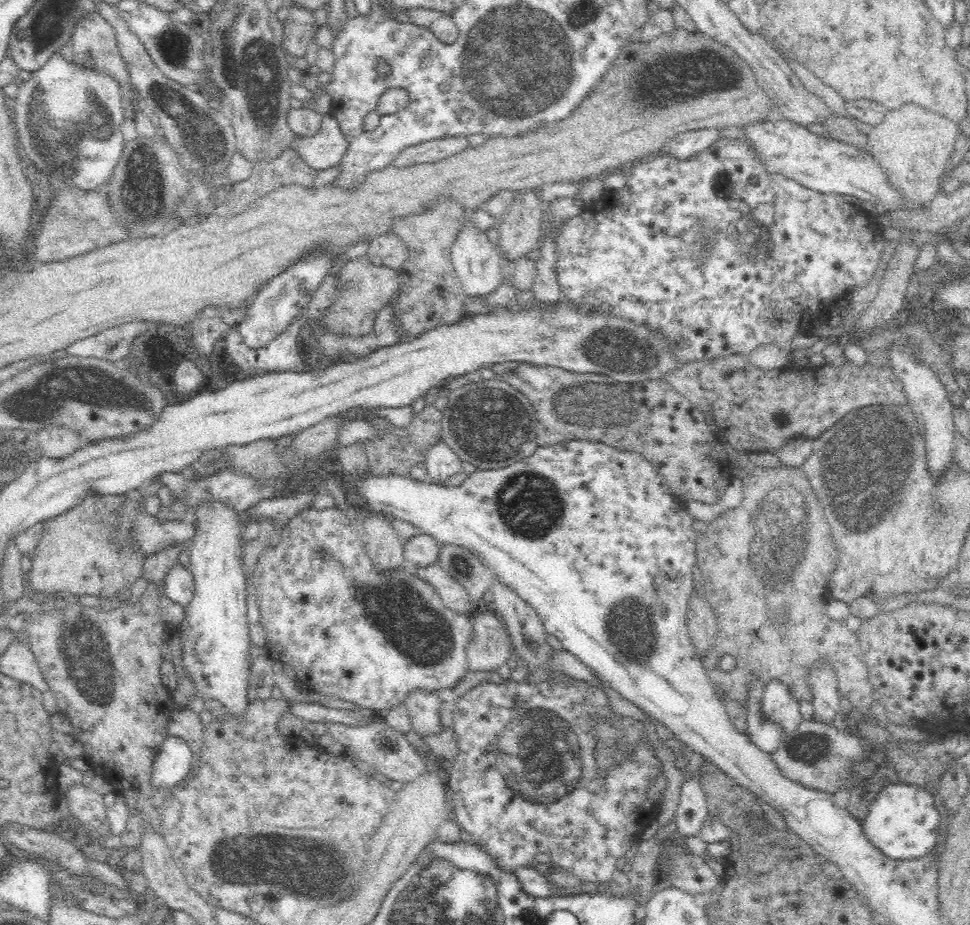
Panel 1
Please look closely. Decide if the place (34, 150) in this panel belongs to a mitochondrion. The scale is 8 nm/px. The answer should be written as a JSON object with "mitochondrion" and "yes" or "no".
{"mitochondrion":"yes"}

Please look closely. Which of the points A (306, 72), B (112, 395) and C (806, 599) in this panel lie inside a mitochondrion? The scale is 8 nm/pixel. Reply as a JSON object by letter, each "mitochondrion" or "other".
{"A":"other","B":"mitochondrion","C":"other"}

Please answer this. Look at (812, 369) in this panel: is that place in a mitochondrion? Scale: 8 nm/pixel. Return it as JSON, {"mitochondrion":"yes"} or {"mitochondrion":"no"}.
{"mitochondrion":"no"}

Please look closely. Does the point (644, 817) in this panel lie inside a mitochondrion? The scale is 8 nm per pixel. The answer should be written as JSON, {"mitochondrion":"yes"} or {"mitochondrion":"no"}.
{"mitochondrion":"no"}

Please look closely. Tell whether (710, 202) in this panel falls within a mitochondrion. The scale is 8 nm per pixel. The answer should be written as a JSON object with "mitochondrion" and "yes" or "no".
{"mitochondrion":"yes"}

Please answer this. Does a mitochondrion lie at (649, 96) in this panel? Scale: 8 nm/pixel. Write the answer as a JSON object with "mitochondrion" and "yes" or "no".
{"mitochondrion":"yes"}

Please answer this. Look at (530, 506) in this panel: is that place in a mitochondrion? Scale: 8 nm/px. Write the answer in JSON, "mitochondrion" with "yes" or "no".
{"mitochondrion":"yes"}

